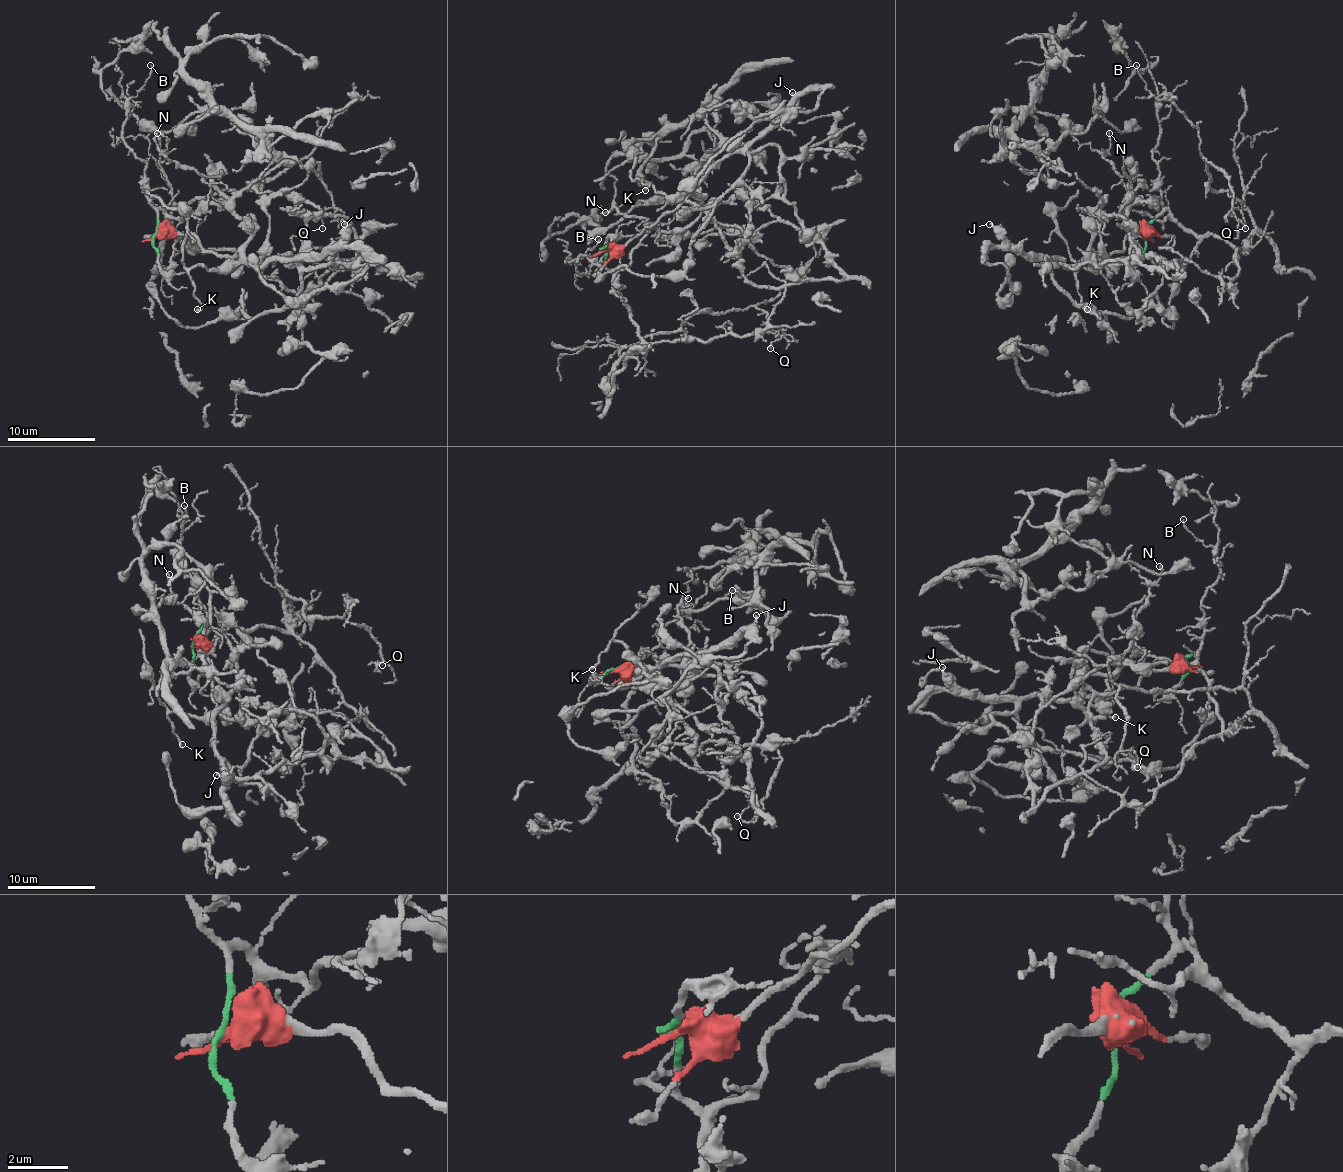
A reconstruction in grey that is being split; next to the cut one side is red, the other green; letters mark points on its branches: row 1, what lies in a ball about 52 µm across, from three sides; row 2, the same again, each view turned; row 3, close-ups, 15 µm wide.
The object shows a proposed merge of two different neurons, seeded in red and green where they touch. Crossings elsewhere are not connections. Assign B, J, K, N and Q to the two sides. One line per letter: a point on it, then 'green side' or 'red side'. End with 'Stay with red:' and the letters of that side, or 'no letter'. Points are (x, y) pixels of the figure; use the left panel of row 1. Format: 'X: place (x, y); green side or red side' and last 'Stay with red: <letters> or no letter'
B: place (150, 65); green side
J: place (344, 224); red side
K: place (197, 309); red side
N: place (157, 133); green side
Q: place (322, 228); green side
Stay with red: J, K

